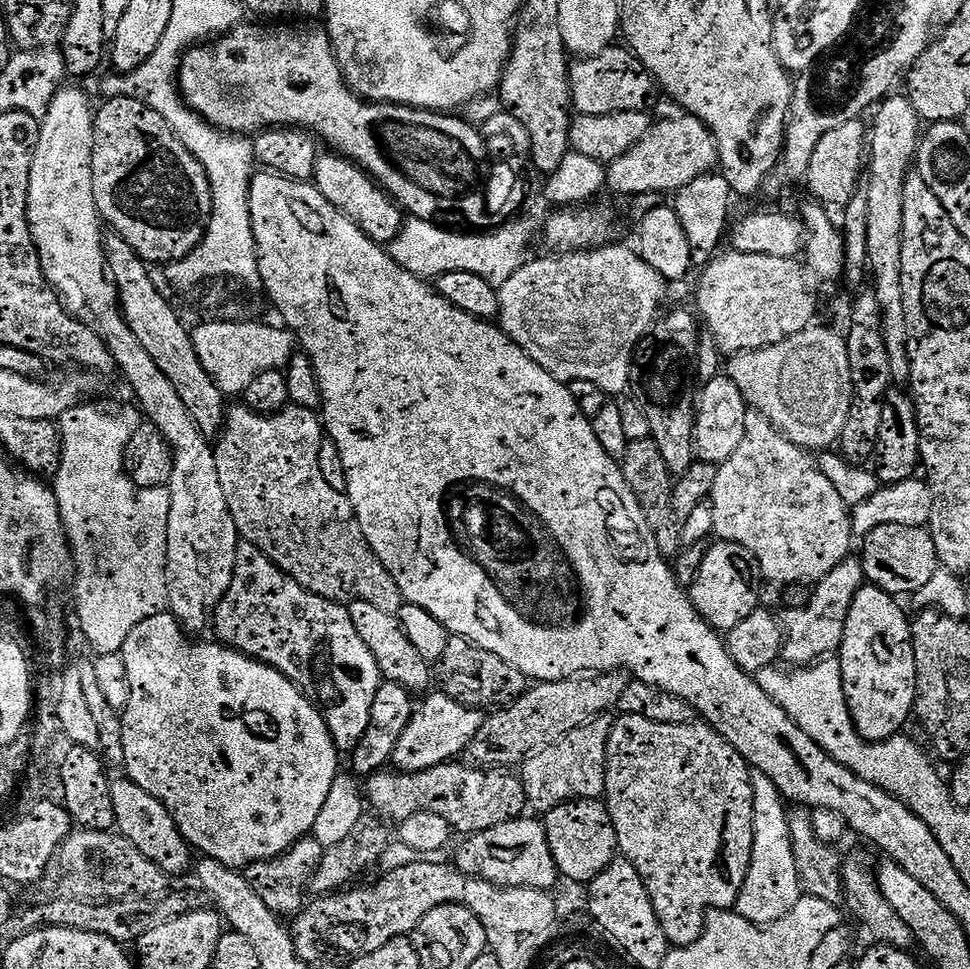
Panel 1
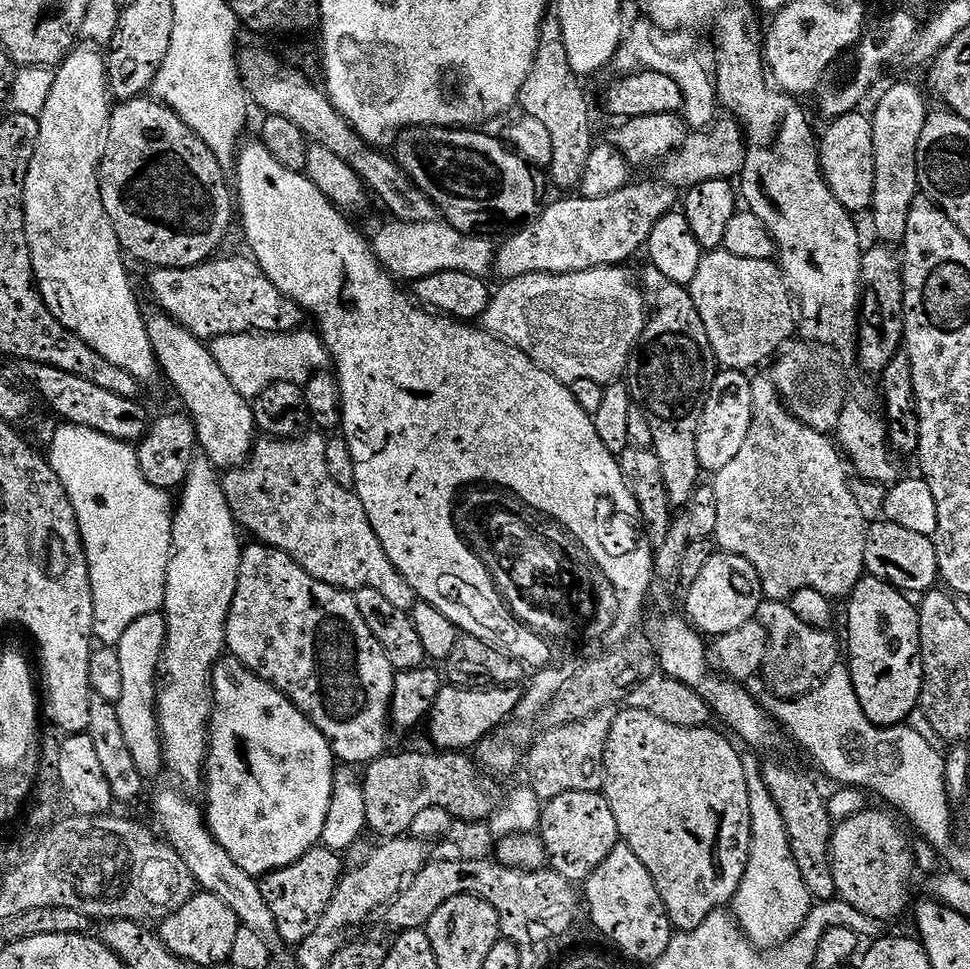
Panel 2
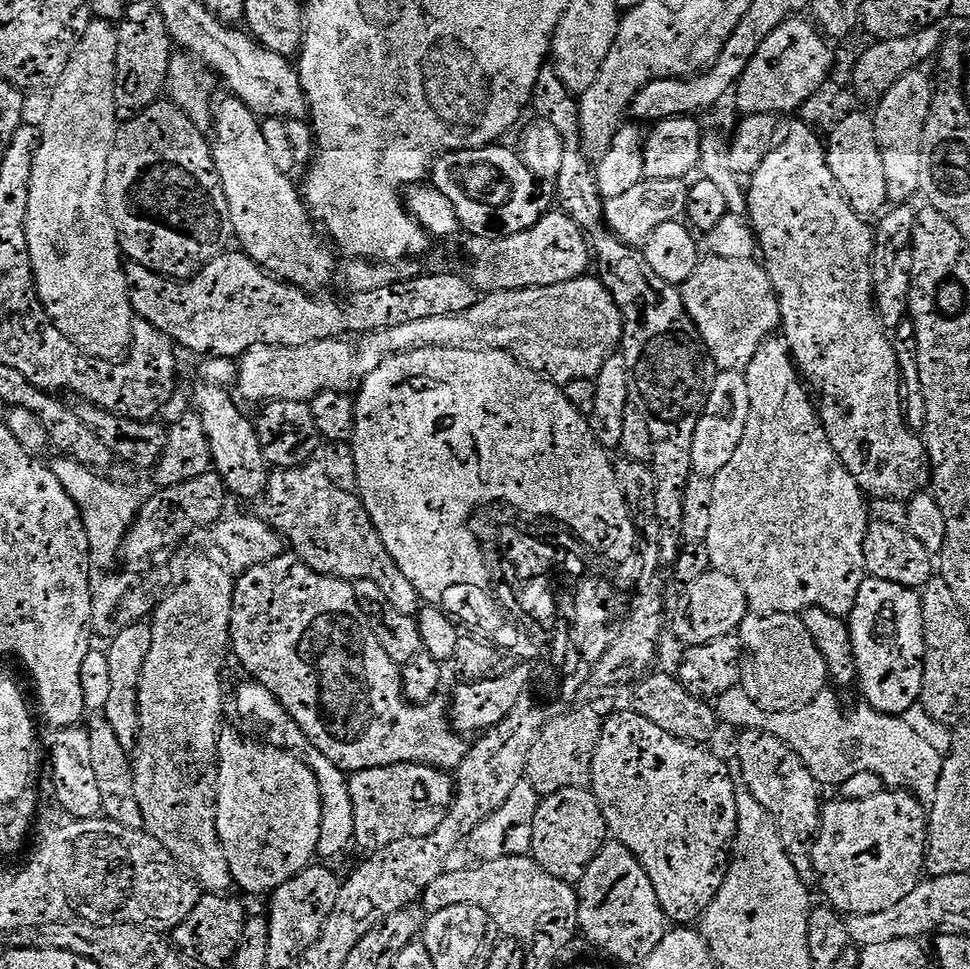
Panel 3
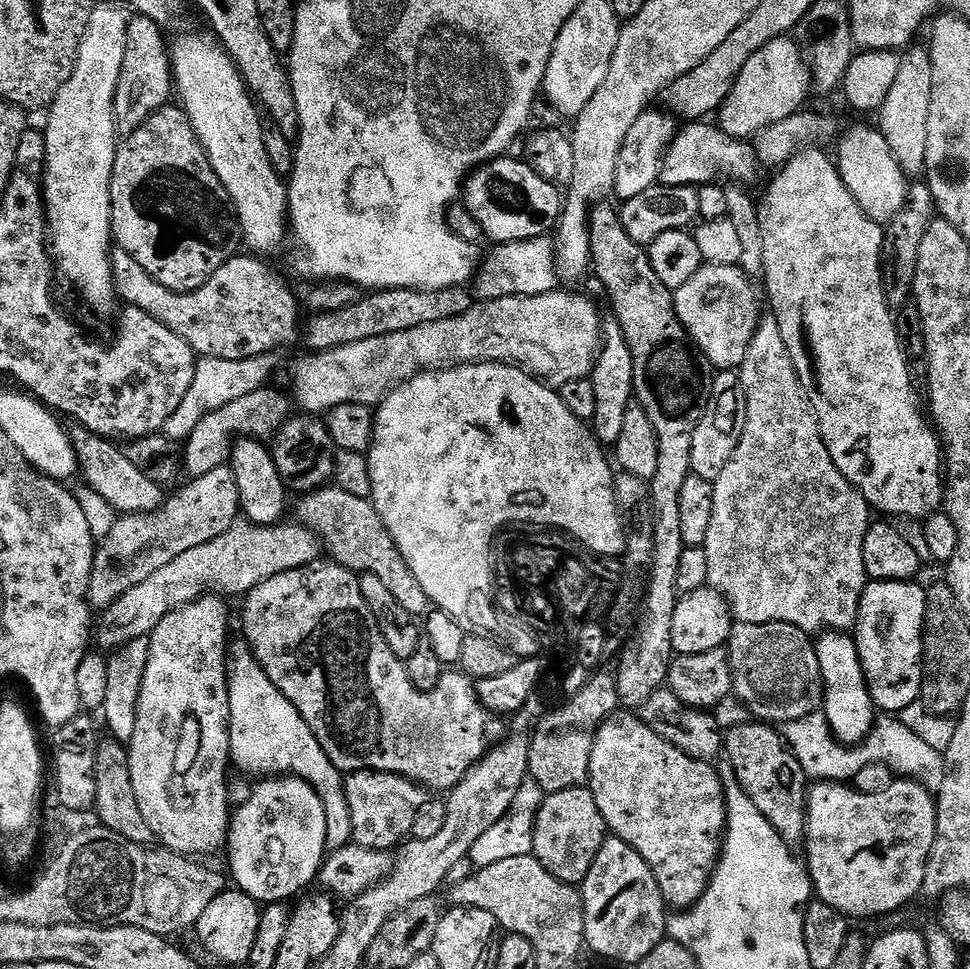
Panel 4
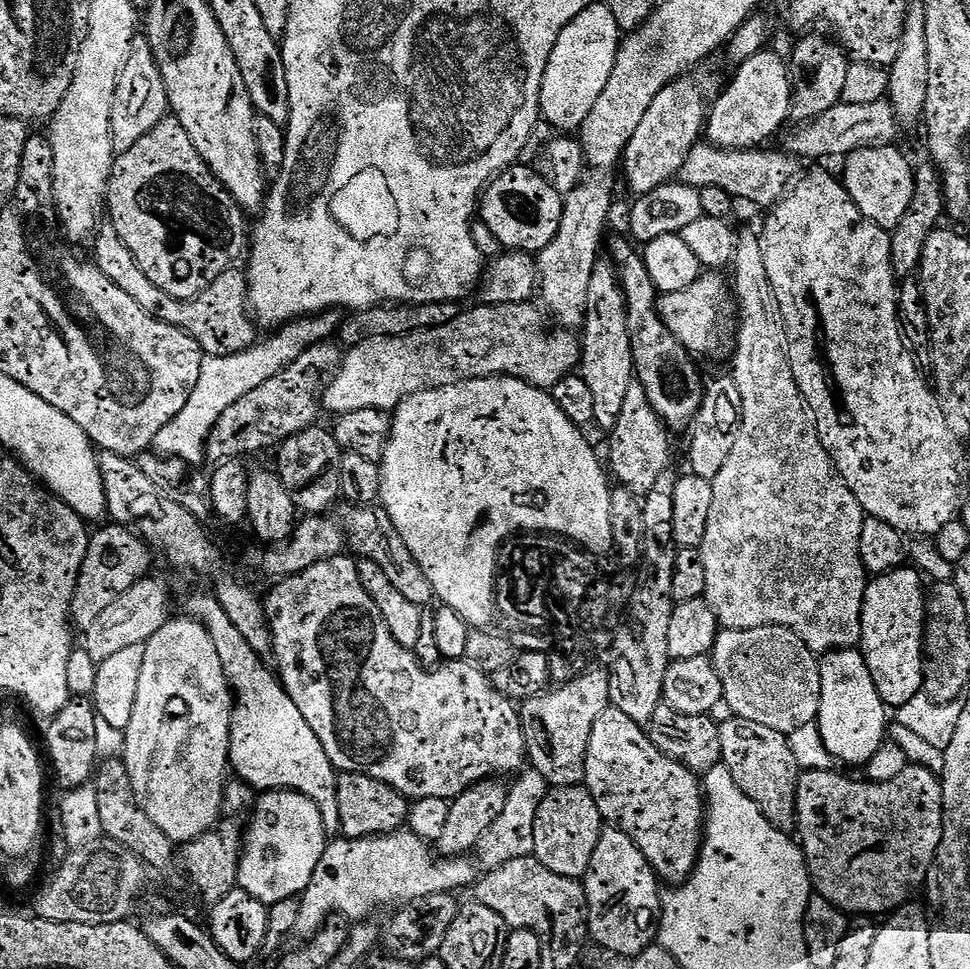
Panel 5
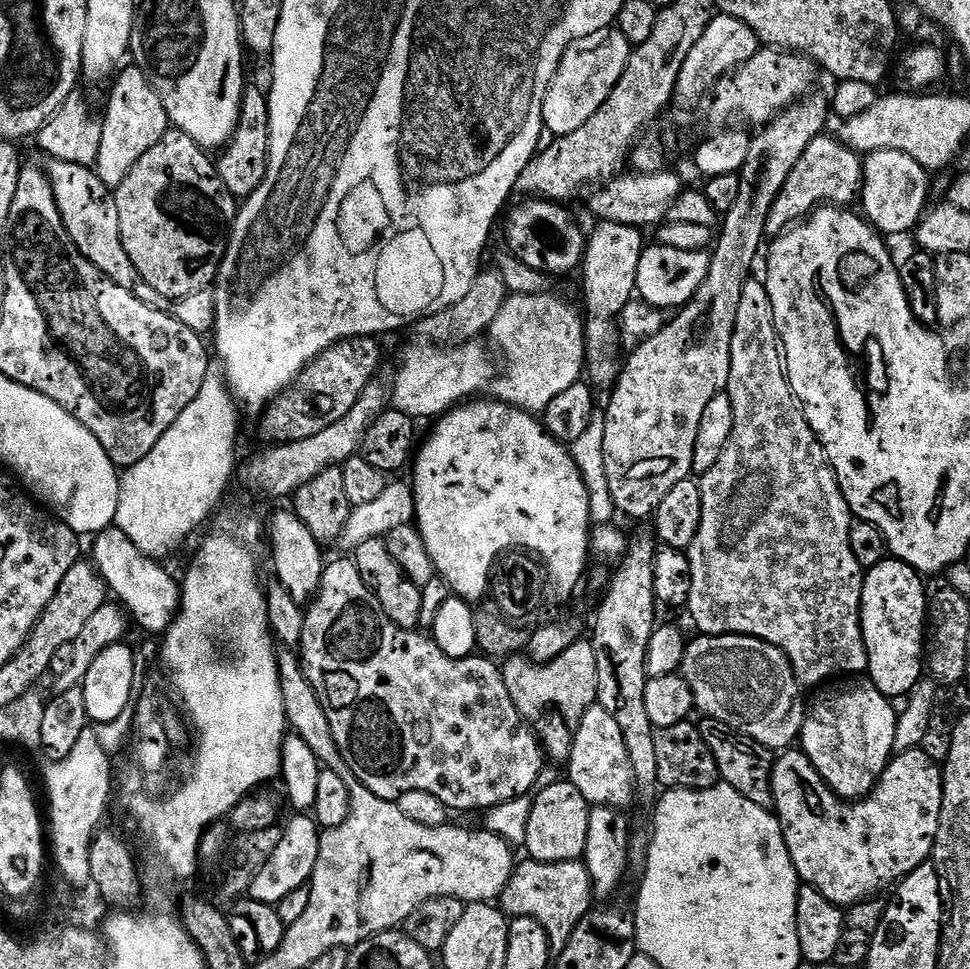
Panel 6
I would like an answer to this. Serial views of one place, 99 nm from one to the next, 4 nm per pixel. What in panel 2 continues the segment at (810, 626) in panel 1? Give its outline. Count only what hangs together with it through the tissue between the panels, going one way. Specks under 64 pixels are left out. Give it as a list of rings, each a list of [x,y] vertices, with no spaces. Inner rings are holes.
[[[768,600],[758,611],[756,620],[763,623],[768,632],[768,649],[762,669],[762,680],[768,683],[773,697],[781,700],[796,700],[799,696],[814,691],[817,684],[830,674],[830,670],[841,659],[842,648],[836,645],[831,631],[806,626],[794,614],[787,603]]]

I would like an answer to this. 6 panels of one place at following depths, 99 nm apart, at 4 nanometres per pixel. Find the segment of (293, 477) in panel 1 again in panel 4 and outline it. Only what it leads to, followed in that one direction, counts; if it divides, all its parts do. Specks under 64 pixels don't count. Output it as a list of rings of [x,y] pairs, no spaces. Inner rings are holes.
[[[329,486],[321,492],[312,492],[300,504],[300,516],[304,527],[311,528],[319,536],[322,548],[328,552],[335,563],[346,566],[351,572],[363,574],[369,572],[376,578],[382,578],[390,594],[410,614],[417,618],[427,617],[430,601],[426,590],[422,590],[418,578],[414,578],[414,570],[406,566],[406,558],[398,550],[394,538],[390,538],[390,530],[382,522],[378,510],[371,499],[354,498],[354,494],[346,494],[346,490]]]

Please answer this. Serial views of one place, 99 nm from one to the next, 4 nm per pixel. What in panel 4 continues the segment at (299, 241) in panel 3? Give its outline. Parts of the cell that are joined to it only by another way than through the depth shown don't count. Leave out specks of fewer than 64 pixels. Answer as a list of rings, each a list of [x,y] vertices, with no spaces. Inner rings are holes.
[[[184,32],[181,36],[171,37],[168,59],[172,62],[174,92],[179,107],[190,118],[212,168],[230,194],[243,243],[247,247],[249,244],[253,253],[264,254],[260,252],[270,251],[286,236],[288,189],[274,166],[270,166],[270,158],[266,158],[265,125],[260,124],[257,101],[245,86],[232,57],[211,35],[208,36]]]

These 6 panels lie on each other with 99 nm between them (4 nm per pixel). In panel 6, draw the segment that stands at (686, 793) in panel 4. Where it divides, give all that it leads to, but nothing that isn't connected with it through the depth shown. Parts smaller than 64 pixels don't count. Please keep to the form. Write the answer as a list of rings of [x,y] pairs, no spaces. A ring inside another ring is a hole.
[[[599,706],[586,710],[576,731],[566,768],[567,779],[571,780],[574,786],[578,786],[578,790],[582,790],[582,798],[586,798],[592,806],[627,809],[627,804],[632,800],[632,791],[638,788],[630,754],[626,748],[626,738],[622,736],[618,722],[614,722],[614,714]]]

